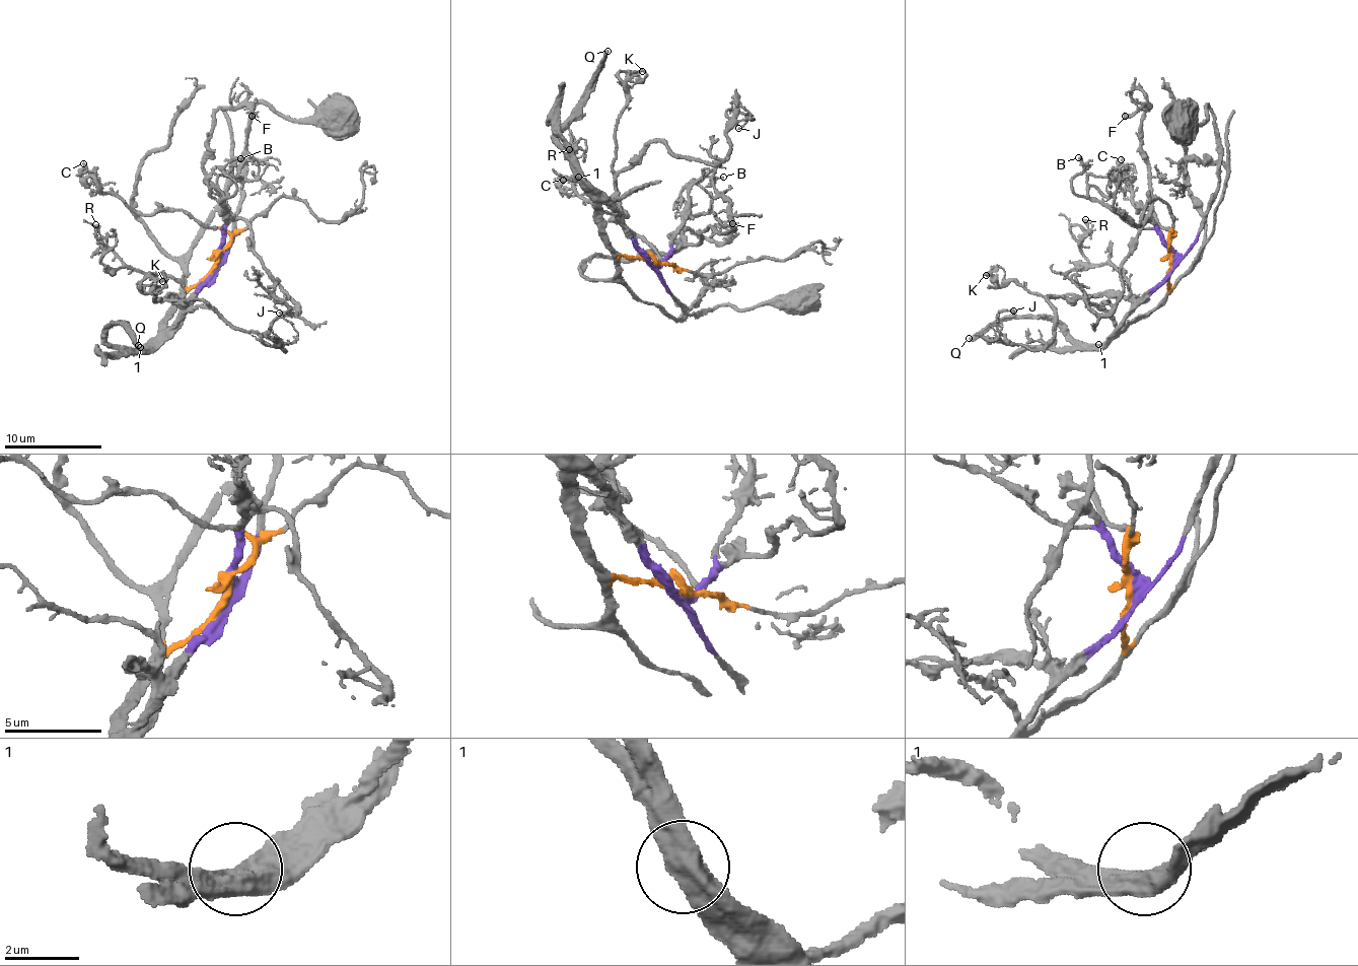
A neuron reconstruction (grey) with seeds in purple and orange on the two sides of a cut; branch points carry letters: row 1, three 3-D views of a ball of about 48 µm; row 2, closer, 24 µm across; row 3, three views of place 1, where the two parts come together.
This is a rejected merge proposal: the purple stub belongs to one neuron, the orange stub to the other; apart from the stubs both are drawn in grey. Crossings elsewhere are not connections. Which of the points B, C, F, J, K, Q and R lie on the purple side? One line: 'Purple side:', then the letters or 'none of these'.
Purple side: B, F, J, K, R

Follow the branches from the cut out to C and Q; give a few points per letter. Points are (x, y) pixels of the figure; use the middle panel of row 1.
C: (653, 266), (672, 265), (613, 215), (600, 212), (582, 197), (566, 194), (561, 186), (563, 179)
Q: (653, 266), (628, 259), (614, 250), (599, 204), (581, 187), (574, 159), (557, 140), (609, 50)

